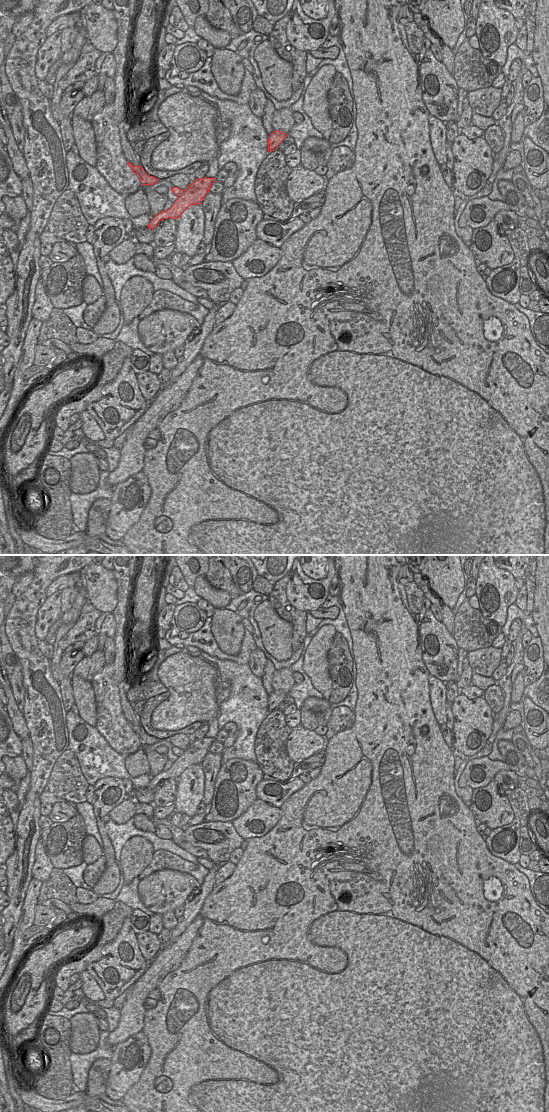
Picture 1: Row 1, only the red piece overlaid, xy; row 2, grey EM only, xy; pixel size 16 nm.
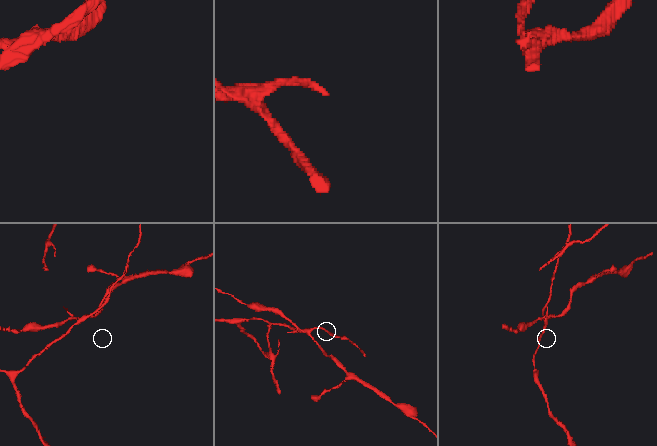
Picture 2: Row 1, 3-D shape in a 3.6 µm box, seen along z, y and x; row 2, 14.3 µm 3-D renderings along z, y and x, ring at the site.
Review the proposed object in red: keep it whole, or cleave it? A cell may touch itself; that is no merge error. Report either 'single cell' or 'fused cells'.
fused cells

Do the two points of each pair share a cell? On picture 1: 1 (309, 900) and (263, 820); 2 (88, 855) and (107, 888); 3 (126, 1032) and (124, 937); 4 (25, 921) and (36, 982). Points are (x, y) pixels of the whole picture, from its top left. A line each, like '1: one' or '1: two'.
1: two
2: two
3: two
4: two

